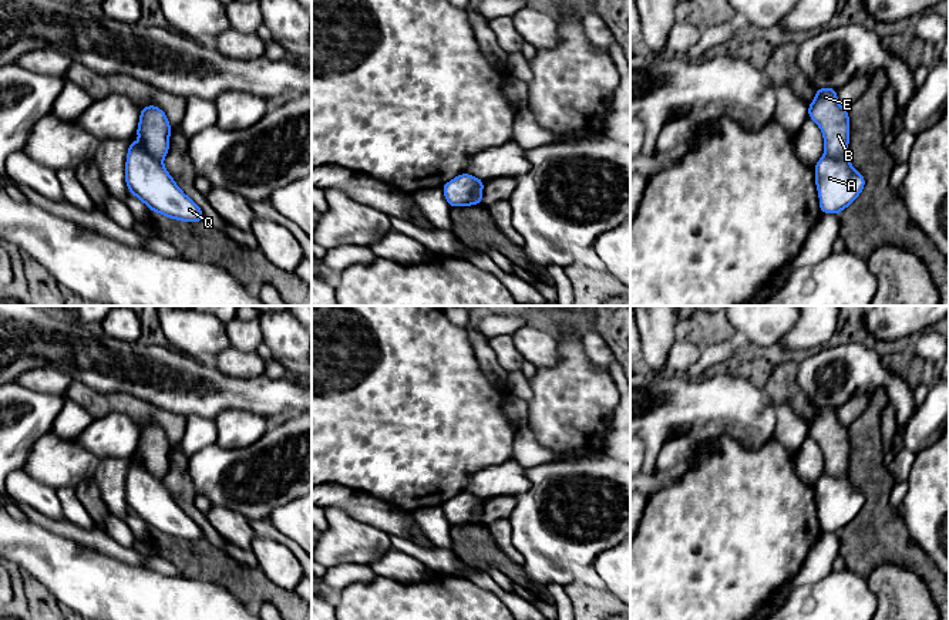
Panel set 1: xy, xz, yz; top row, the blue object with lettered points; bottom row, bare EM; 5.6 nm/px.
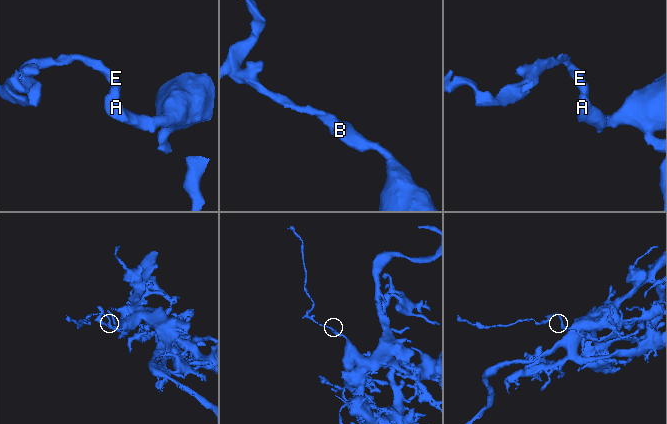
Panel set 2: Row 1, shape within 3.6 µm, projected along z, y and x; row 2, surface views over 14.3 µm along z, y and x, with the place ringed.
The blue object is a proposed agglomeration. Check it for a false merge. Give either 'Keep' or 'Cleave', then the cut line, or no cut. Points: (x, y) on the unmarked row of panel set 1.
Cleave. Split along yz (825, 471), (833, 475), (847, 477)

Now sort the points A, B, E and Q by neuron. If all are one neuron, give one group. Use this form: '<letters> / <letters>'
A Q / B E

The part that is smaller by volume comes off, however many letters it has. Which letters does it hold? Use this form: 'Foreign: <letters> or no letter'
Foreign: B, E

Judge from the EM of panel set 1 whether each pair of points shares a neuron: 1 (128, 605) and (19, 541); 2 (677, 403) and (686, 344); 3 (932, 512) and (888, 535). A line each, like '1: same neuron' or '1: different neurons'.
1: same neuron
2: different neurons
3: different neurons

